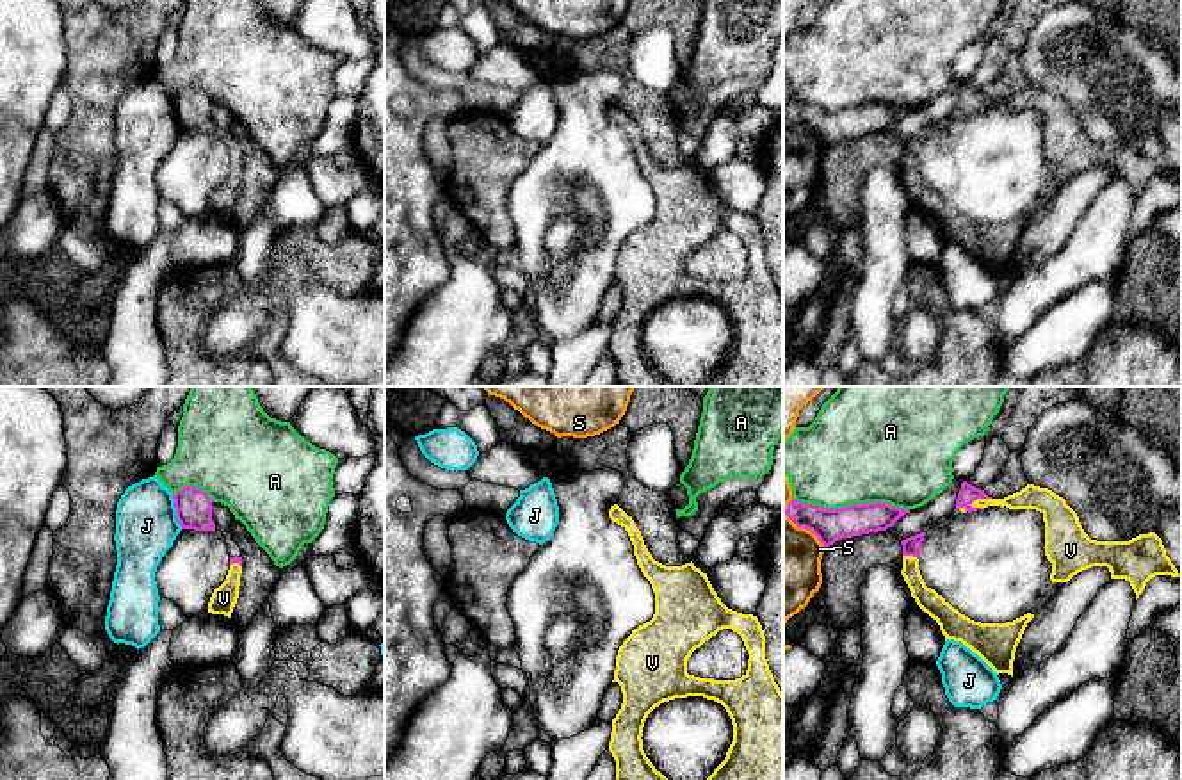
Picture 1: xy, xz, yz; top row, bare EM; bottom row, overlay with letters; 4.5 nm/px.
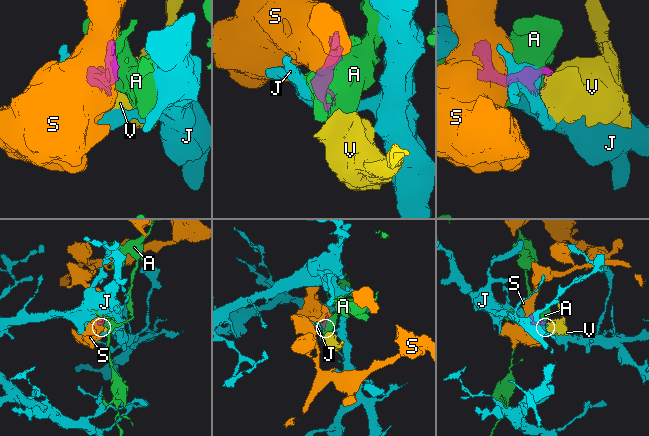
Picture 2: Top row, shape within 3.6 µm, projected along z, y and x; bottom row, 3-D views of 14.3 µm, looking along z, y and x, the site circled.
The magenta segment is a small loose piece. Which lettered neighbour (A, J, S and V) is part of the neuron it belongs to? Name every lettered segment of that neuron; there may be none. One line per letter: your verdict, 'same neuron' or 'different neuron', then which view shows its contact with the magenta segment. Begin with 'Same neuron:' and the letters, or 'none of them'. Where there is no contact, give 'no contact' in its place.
Same neuron: V
A: different neuron; contact in yz
J: different neuron; contact in xy
S: different neuron; contact in yz
V: same neuron; contact in yz

